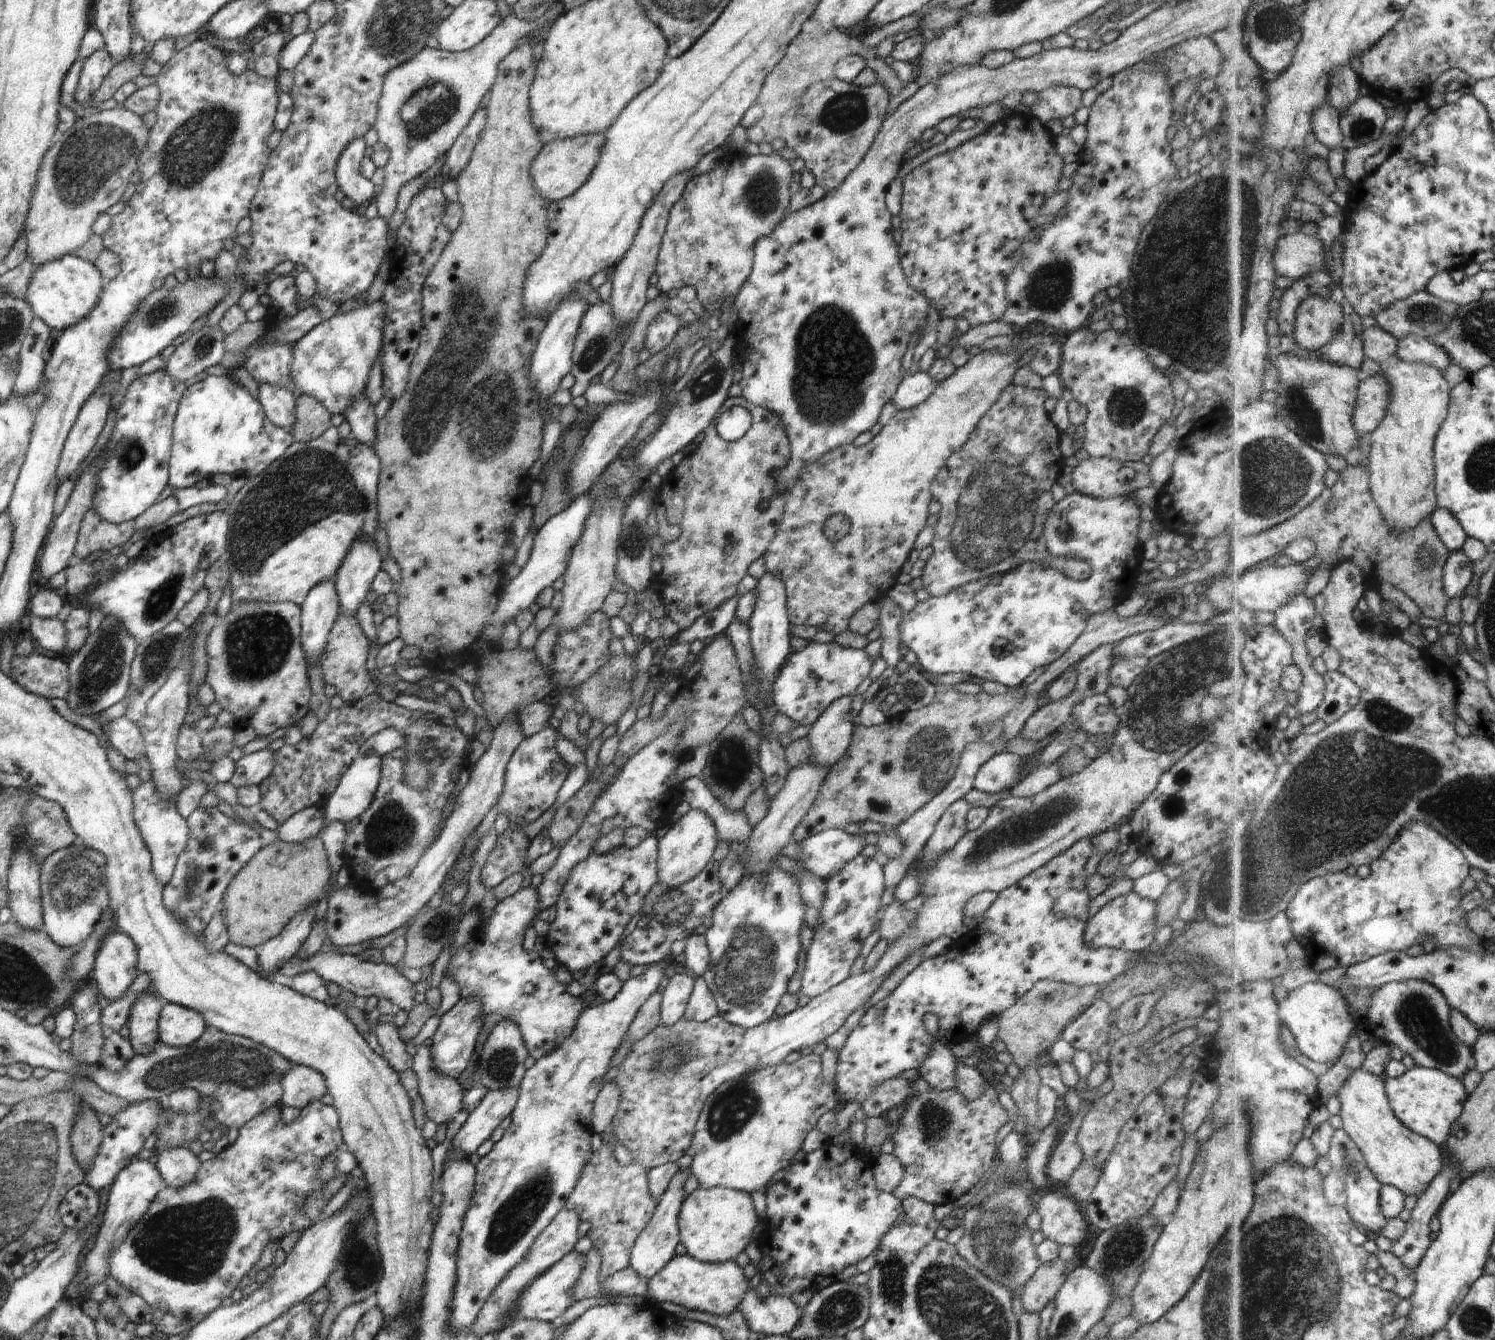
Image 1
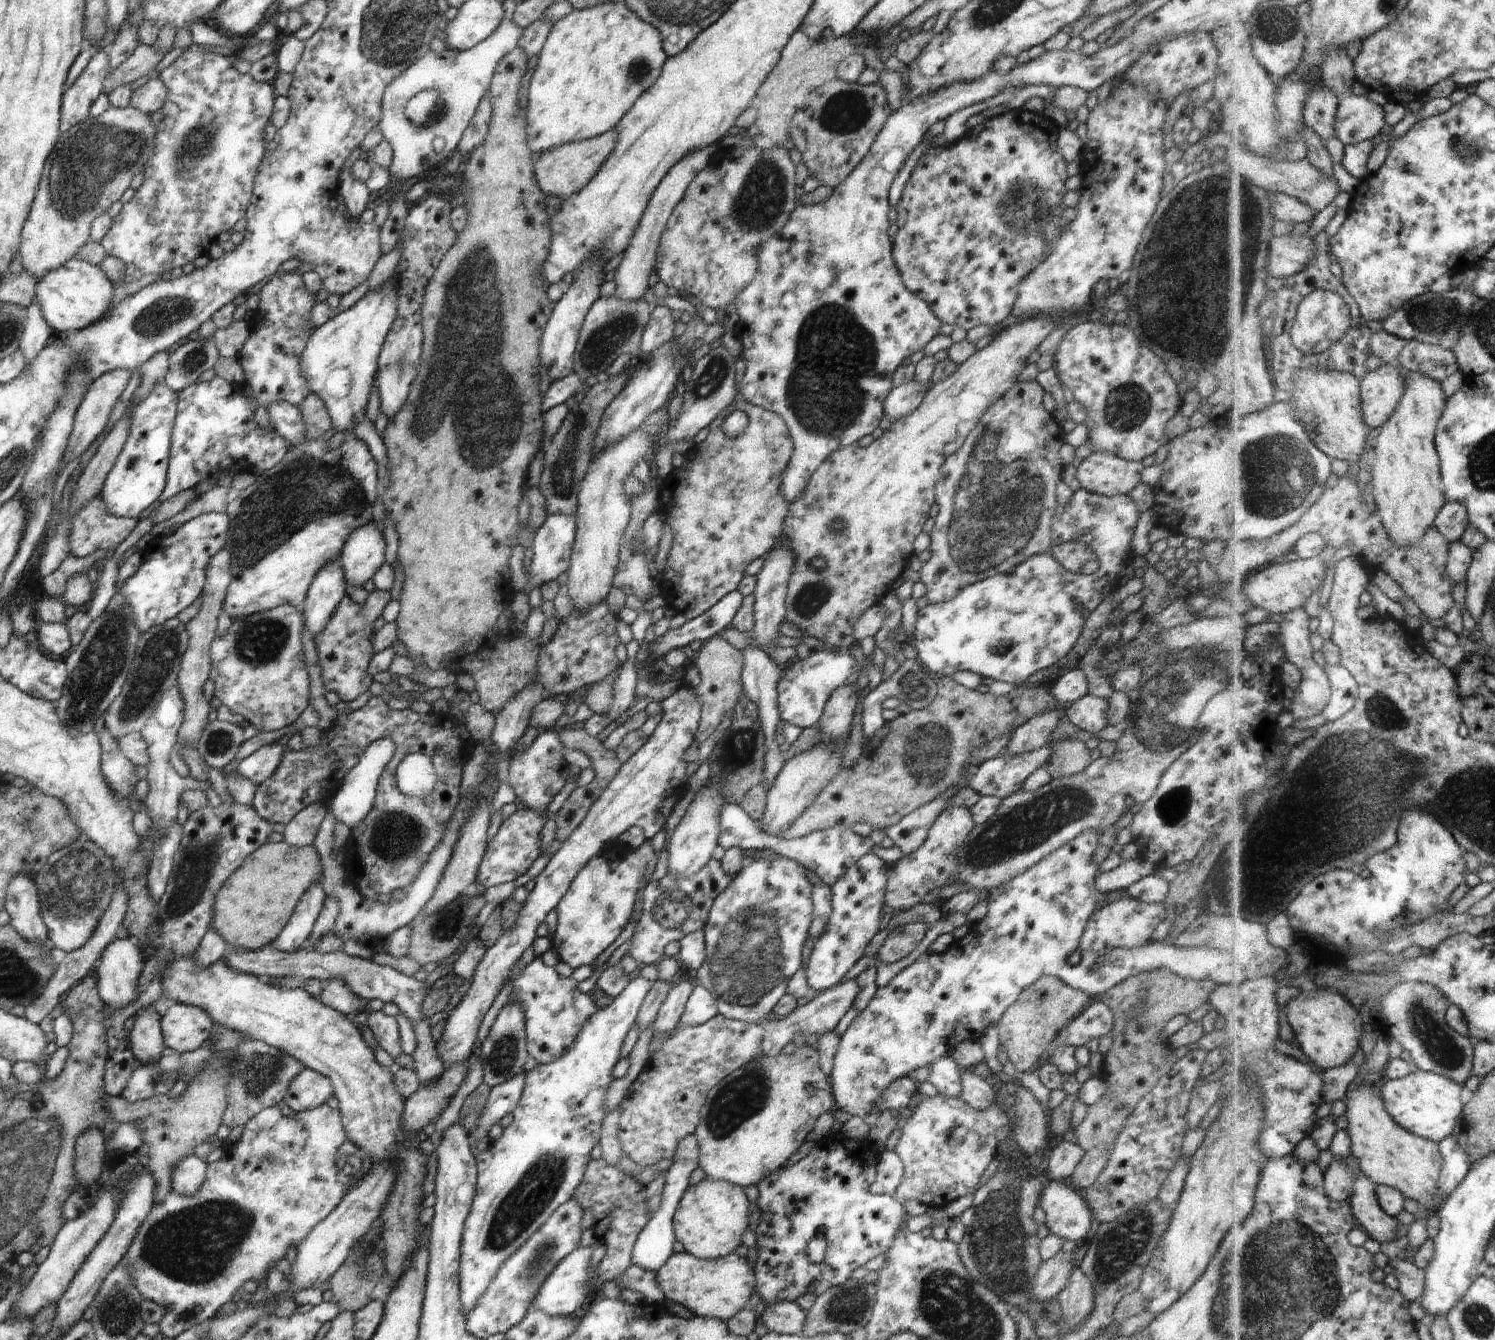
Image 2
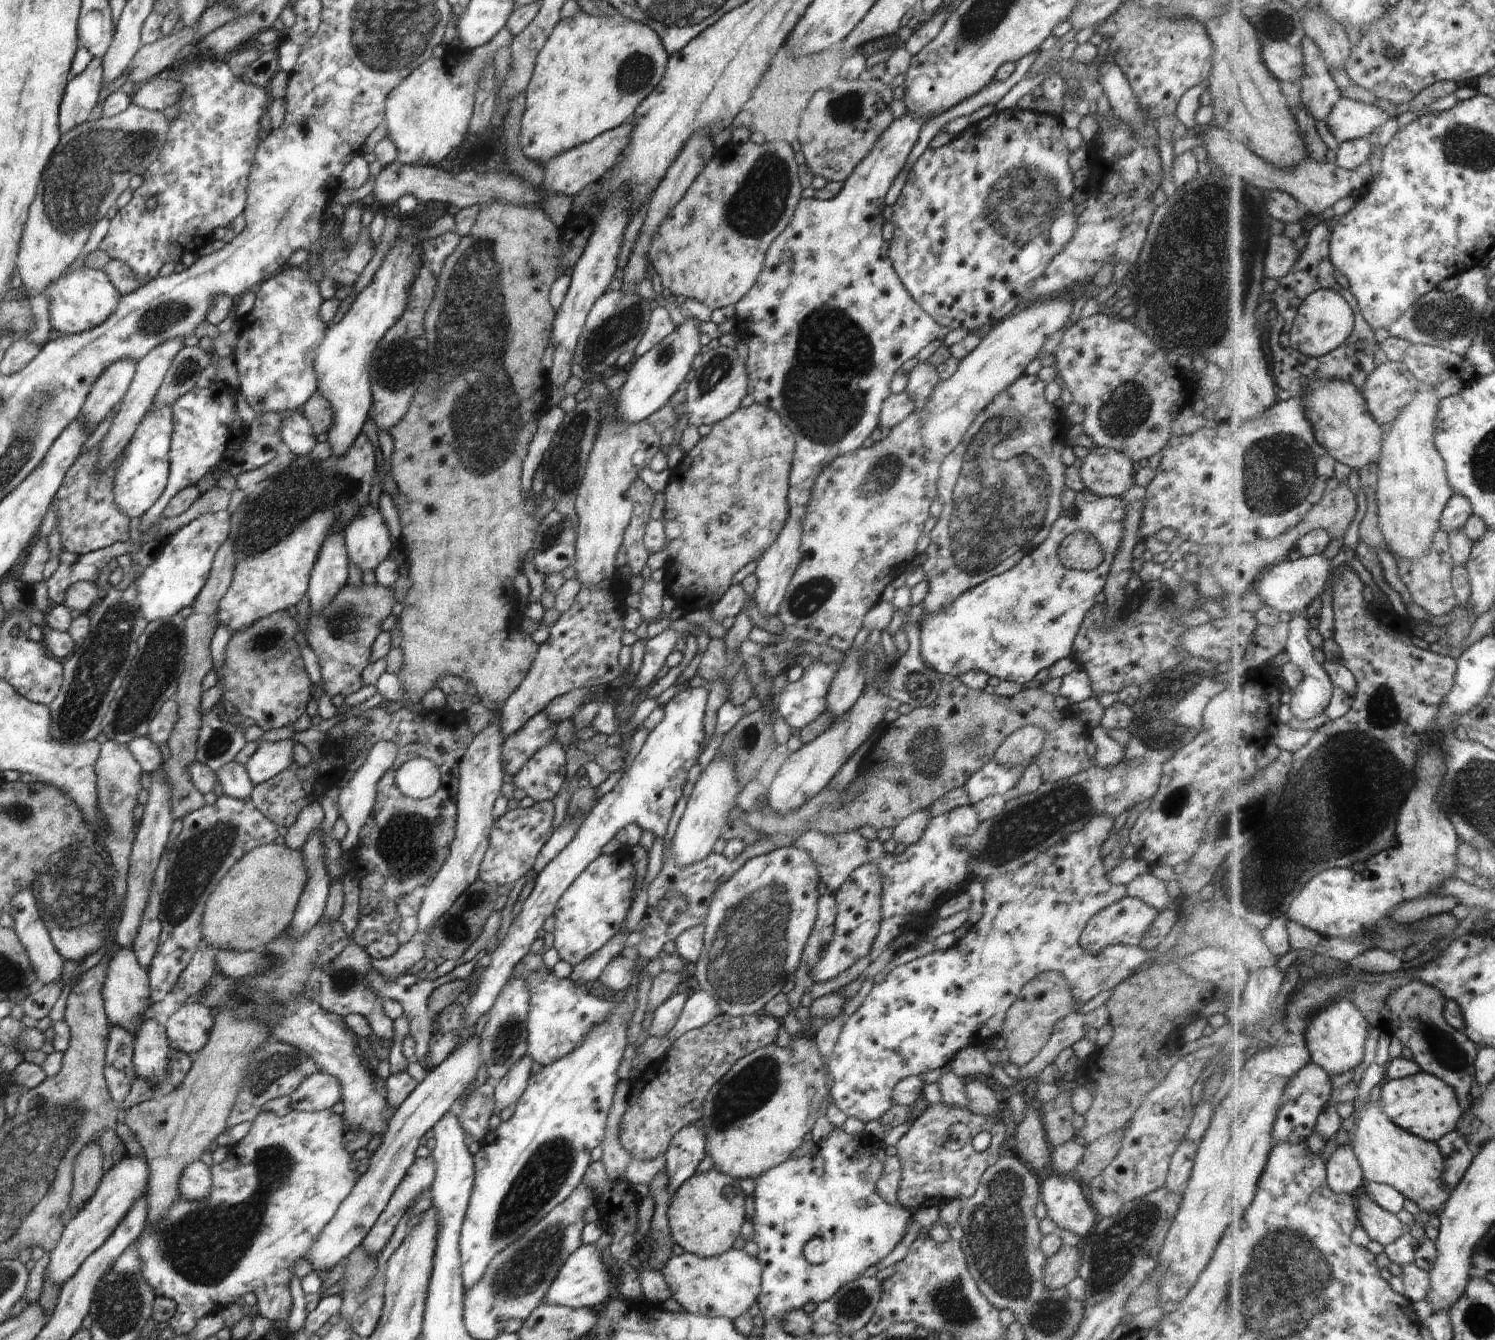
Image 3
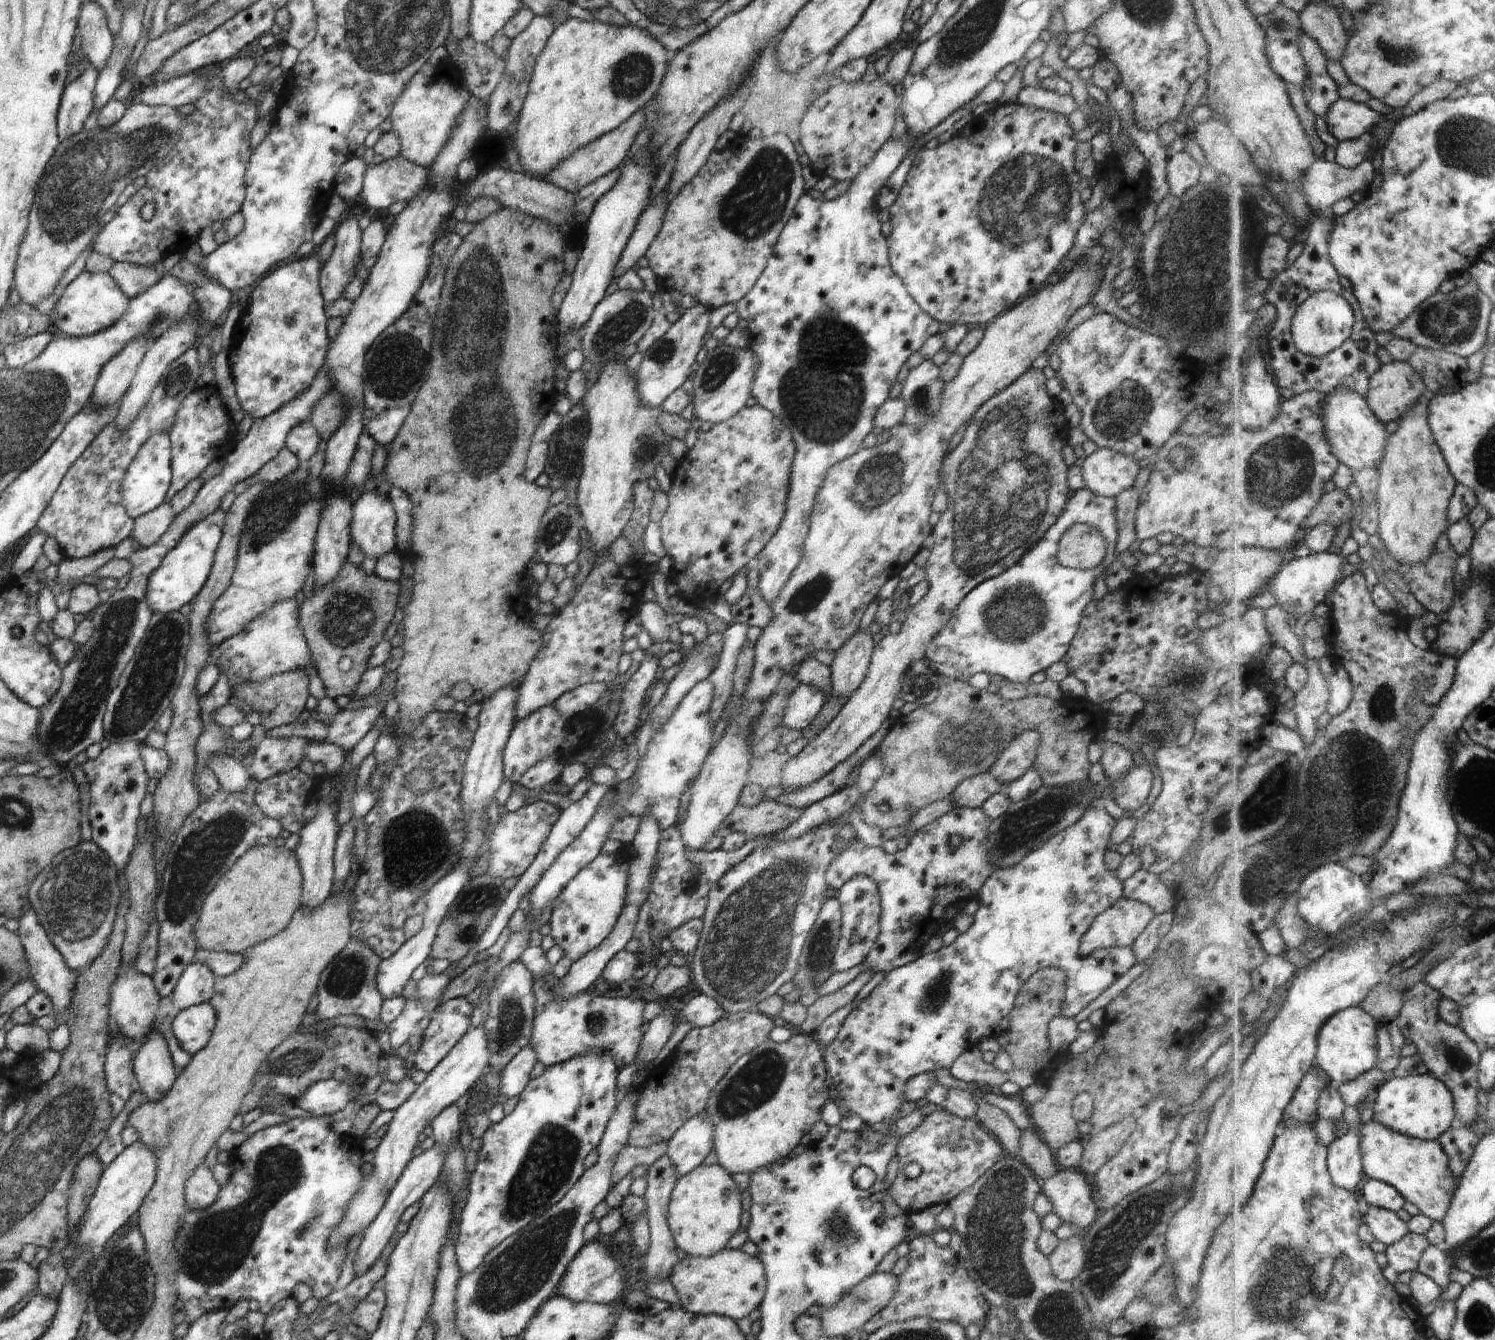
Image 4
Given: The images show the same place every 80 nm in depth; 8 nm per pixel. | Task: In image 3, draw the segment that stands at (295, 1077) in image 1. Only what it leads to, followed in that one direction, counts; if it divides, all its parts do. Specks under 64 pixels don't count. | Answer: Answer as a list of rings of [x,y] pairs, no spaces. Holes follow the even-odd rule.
[[[322,1071],[305,1078],[291,1094],[292,1108],[299,1111],[328,1110],[338,1102],[343,1102],[338,1079]]]

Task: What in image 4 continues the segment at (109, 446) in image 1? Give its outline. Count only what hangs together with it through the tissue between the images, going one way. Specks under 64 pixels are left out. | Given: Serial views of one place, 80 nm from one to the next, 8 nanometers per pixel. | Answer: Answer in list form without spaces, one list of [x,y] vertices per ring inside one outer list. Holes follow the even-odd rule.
[[[167,431],[153,434],[140,448],[122,479],[121,501],[125,511],[133,518],[154,510],[166,498],[172,480],[171,440]]]

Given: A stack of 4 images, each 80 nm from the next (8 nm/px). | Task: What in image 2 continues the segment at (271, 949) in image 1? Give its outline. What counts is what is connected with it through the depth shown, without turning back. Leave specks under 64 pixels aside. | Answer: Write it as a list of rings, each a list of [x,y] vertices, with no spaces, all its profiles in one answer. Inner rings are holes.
[[[321,882],[312,883],[299,898],[294,912],[287,920],[282,932],[269,946],[287,953],[302,948],[318,920],[326,897],[327,894],[324,892]]]

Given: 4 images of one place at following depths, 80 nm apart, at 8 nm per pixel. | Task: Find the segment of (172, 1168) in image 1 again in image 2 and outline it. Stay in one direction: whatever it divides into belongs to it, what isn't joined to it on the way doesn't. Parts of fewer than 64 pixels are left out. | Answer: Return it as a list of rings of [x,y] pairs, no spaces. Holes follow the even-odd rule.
[[[195,1154],[176,1163],[171,1178],[171,1188],[181,1195],[193,1195],[202,1186],[207,1164]]]

